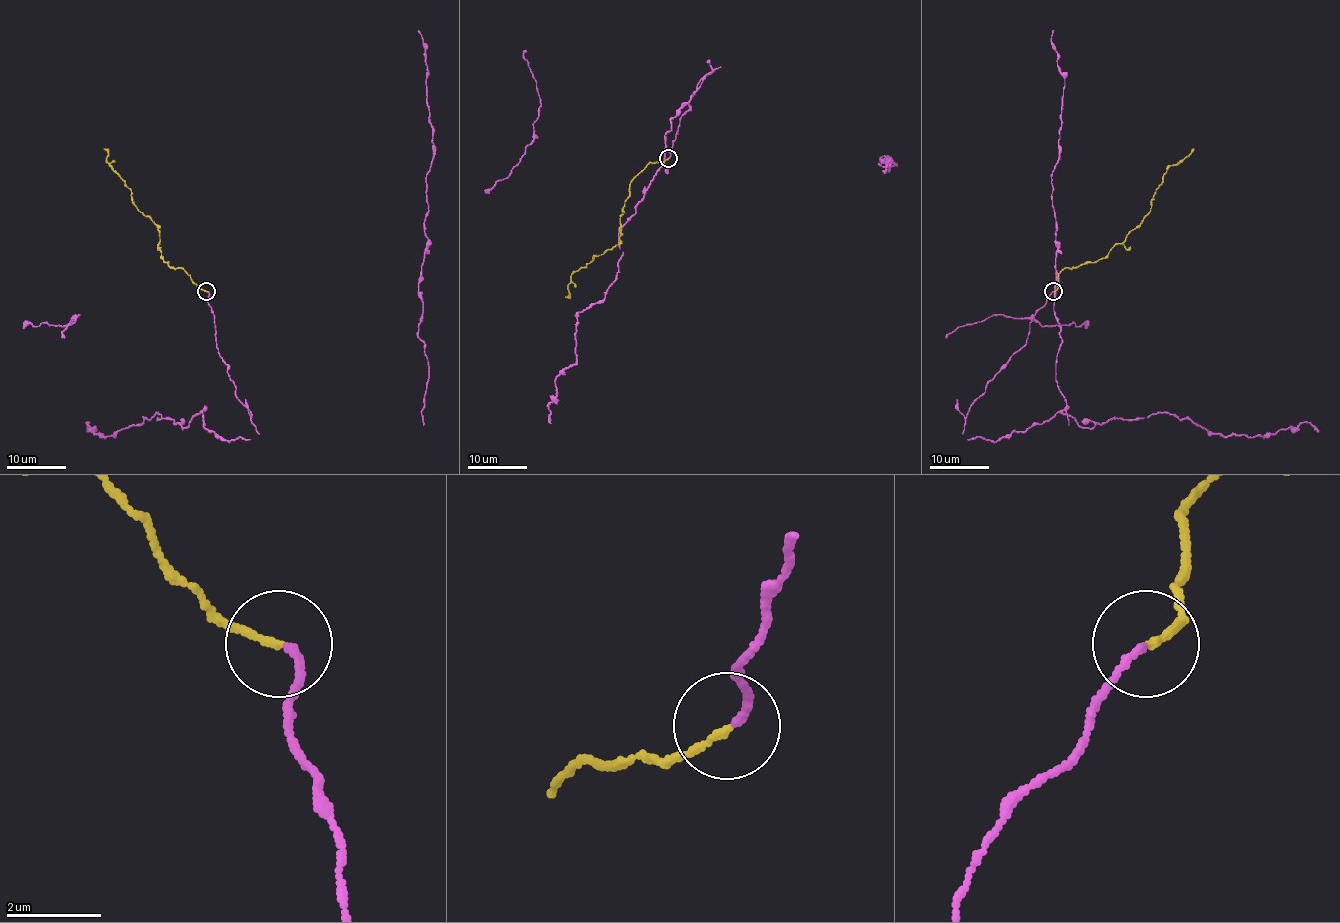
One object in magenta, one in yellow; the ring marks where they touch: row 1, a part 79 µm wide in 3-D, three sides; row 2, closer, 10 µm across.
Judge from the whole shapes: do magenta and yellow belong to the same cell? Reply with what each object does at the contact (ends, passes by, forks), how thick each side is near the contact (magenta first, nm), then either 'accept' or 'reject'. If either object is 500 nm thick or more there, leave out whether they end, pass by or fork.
magenta ends | yellow ends | 140/140 nm | accept

